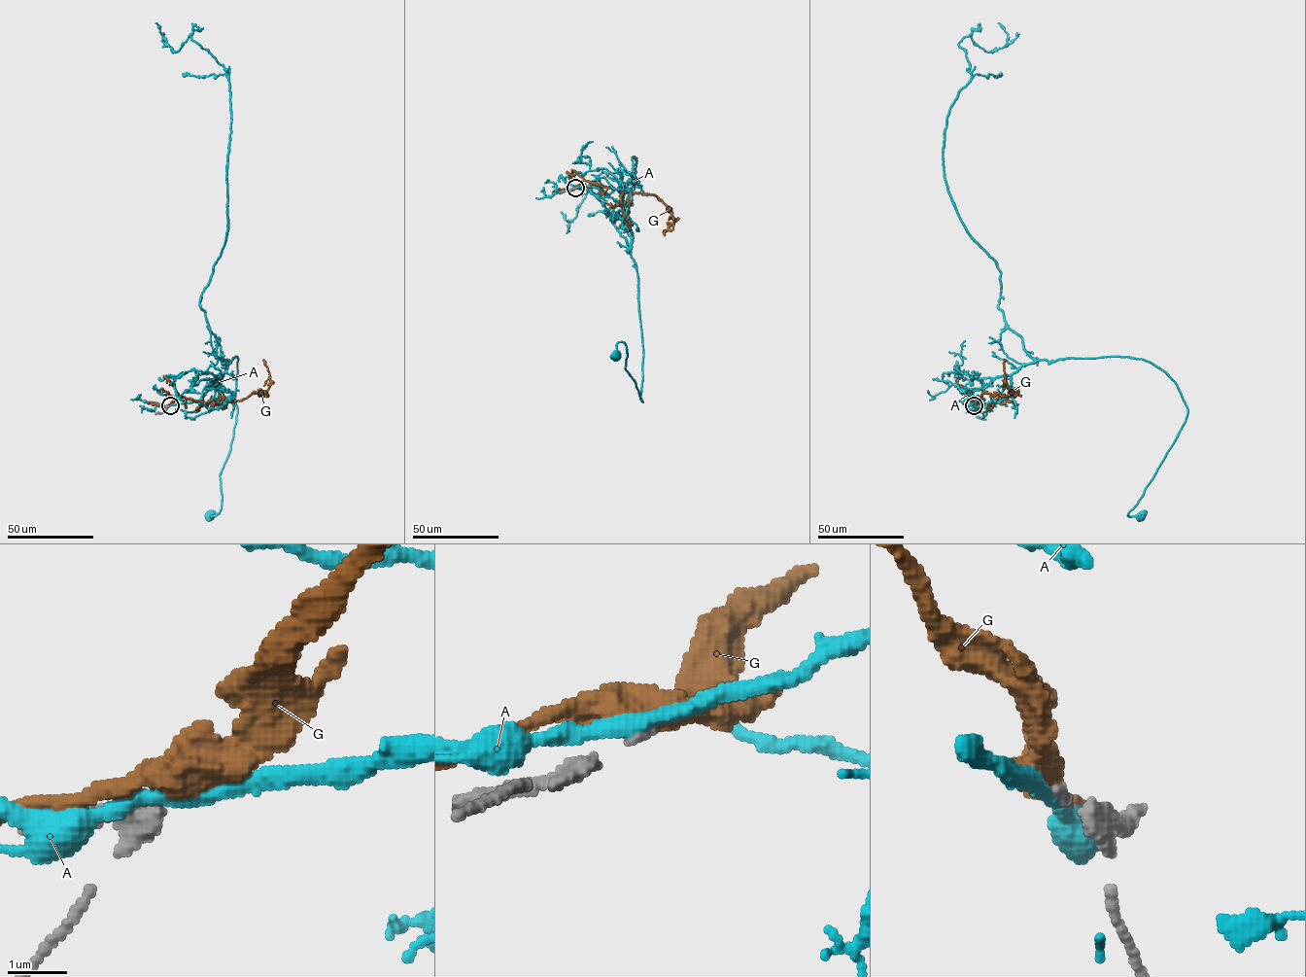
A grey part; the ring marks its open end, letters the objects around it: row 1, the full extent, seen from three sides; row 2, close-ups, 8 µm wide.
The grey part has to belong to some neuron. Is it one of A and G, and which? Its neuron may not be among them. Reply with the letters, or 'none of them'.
none of them

